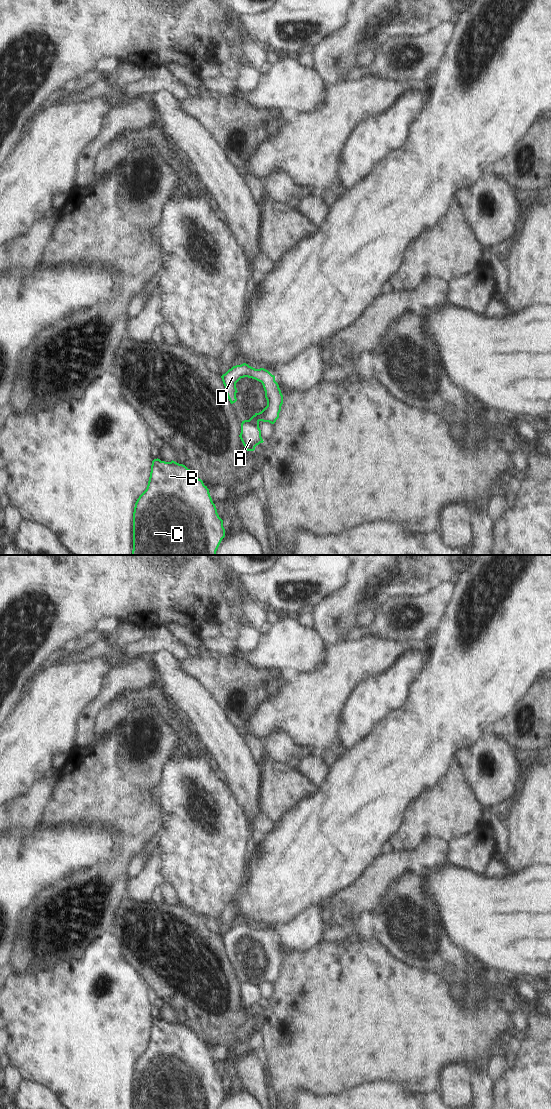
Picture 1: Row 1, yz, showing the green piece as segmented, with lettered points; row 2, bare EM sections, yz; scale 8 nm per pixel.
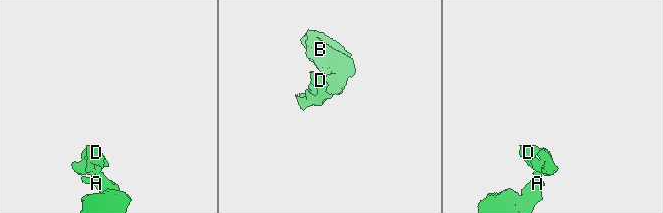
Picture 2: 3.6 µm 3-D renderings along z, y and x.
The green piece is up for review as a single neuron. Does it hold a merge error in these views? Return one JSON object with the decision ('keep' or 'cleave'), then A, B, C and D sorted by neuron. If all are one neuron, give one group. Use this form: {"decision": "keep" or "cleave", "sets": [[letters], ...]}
{"decision": "cleave", "sets": [["A", "B", "C"], ["D"]]}

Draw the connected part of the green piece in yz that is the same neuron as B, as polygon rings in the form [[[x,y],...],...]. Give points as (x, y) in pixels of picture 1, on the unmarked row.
[[[154,1019],[146,1050],[133,1072],[133,1109],[218,1109],[225,1097],[209,1049],[185,1025]]]

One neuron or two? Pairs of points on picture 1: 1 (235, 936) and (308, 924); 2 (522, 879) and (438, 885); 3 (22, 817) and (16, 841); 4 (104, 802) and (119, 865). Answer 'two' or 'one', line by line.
1: two
2: one
3: two
4: one

